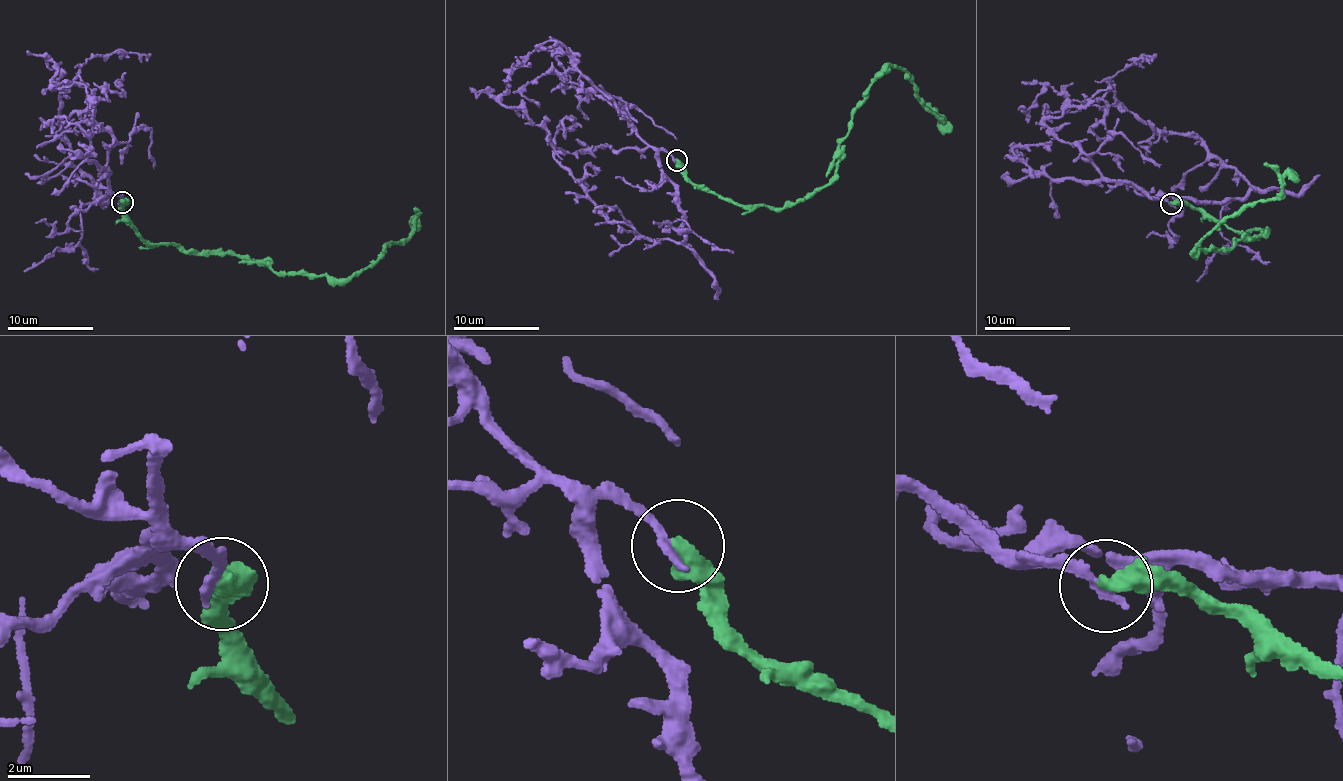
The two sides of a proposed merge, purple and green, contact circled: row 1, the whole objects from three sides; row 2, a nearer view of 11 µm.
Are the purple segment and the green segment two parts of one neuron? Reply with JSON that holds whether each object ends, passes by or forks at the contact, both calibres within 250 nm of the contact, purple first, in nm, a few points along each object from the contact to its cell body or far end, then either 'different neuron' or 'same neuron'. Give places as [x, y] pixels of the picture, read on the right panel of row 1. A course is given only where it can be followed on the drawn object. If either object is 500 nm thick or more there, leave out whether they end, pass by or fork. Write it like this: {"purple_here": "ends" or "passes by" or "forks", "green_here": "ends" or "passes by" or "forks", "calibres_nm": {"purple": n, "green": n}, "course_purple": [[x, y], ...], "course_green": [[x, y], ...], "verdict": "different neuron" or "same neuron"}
{"calibres_nm": {"purple": 260, "green": 500}, "course_purple": [[1170, 202], [1157, 197], [1221, 202], [1249, 184], [1204, 142], [1116, 106], [1050, 87], [1024, 105]], "course_green": [[1170, 204], [1191, 204], [1237, 231], [1270, 232], [1197, 252], [1214, 229], [1279, 194], [1279, 178], [1263, 162]], "verdict": "different neuron"}

